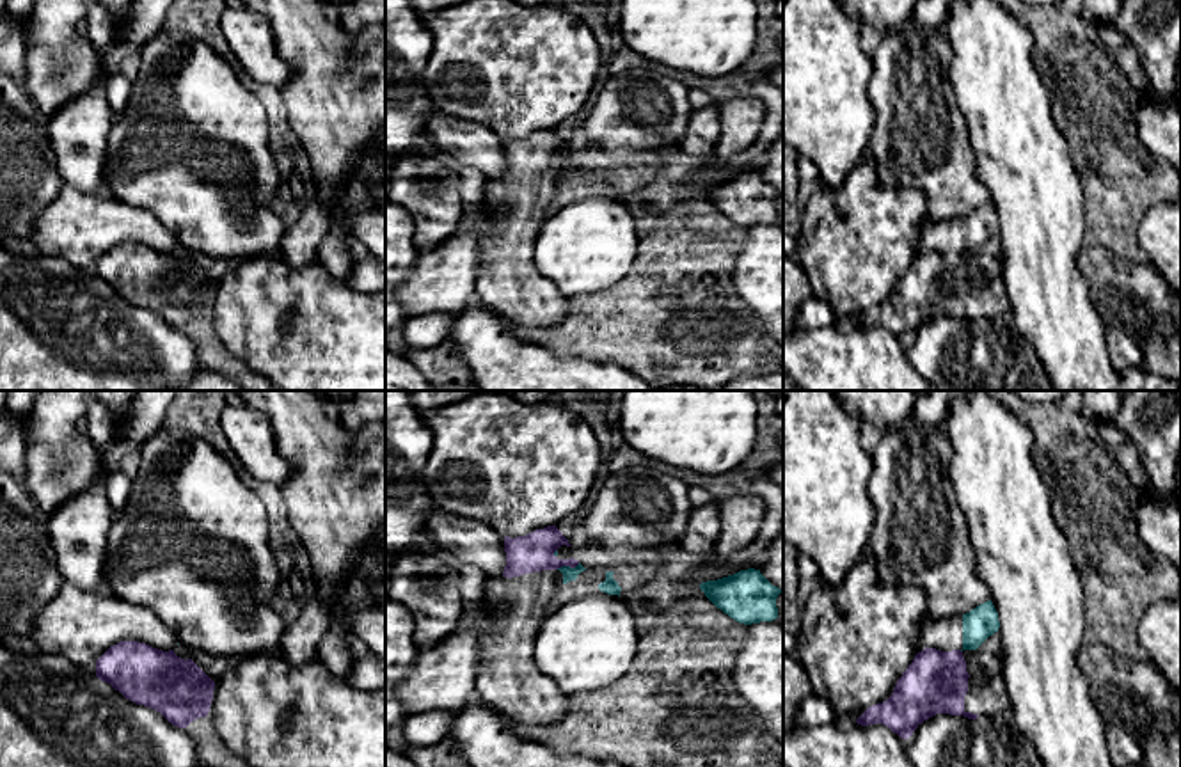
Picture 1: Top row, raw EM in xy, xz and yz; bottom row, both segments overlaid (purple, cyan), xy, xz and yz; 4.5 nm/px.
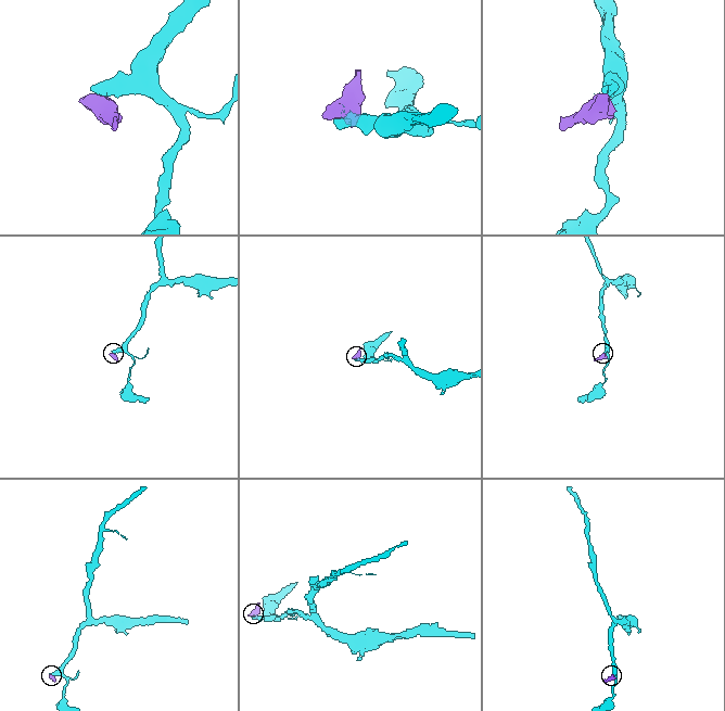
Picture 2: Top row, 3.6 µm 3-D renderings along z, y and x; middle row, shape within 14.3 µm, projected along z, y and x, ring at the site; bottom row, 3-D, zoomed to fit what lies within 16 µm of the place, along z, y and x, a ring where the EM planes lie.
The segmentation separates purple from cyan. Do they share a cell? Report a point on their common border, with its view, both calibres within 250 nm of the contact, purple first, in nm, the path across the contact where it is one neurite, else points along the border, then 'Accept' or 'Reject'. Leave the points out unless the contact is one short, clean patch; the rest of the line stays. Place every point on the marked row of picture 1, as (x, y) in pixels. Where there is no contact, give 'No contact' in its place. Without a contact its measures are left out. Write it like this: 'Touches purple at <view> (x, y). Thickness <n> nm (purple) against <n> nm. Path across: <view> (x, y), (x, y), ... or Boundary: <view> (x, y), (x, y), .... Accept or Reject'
Touches purple at xz (567, 565). Thickness 180 nm (purple) against 60 nm. Boundary: xz (579, 563), (556, 569). Reject

